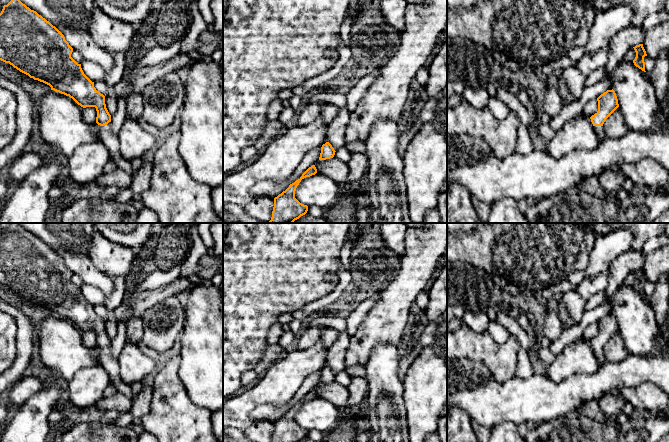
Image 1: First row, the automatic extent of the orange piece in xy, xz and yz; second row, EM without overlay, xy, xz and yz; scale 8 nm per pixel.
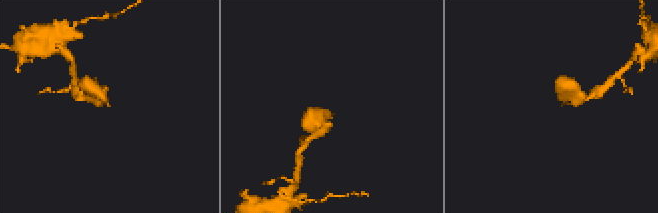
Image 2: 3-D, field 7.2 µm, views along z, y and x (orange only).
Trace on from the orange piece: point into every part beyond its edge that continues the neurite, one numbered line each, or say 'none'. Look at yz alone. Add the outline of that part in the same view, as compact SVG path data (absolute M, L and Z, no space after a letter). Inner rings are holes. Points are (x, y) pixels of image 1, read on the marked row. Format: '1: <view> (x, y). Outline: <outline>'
1: yz (599, 130). Outline: M594 126L594 130L599 139L599 143L603 142L606 139L603 126Z

